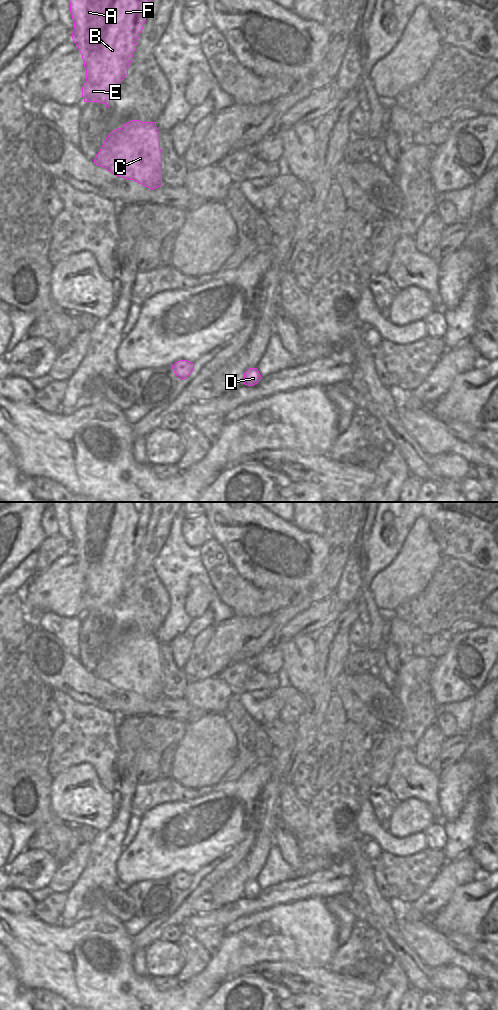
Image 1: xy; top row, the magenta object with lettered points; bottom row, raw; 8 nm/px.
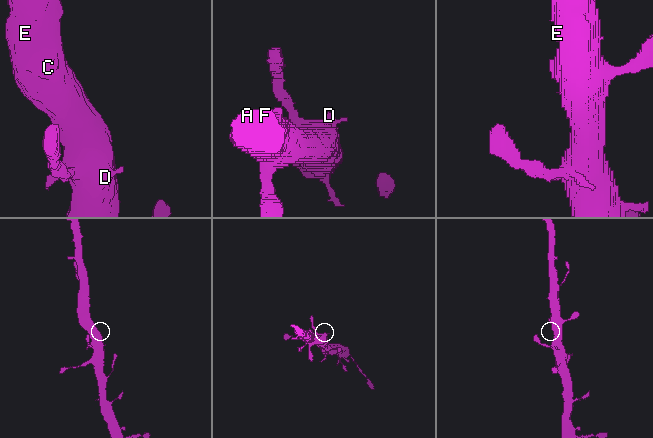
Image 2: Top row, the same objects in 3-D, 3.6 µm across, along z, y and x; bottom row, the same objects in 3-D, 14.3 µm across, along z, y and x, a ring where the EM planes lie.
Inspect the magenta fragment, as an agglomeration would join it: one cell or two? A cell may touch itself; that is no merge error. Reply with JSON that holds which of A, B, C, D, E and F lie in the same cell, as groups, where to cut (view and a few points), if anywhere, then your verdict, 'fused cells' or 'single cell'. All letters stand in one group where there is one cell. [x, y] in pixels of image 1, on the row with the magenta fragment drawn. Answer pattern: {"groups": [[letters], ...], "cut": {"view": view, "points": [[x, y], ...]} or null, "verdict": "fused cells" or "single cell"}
{"groups": [["A", "B", "C", "D", "E", "F"]], "cut": null, "verdict": "single cell"}

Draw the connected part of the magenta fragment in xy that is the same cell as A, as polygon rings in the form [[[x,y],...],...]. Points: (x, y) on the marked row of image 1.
[[[69,0],[70,13],[74,21],[72,39],[78,47],[84,67],[86,81],[82,87],[84,102],[99,102],[110,107],[110,97],[118,85],[128,75],[128,67],[132,61],[140,33],[146,21],[151,0]]]

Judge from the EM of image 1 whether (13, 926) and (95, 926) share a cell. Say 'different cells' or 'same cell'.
same cell

